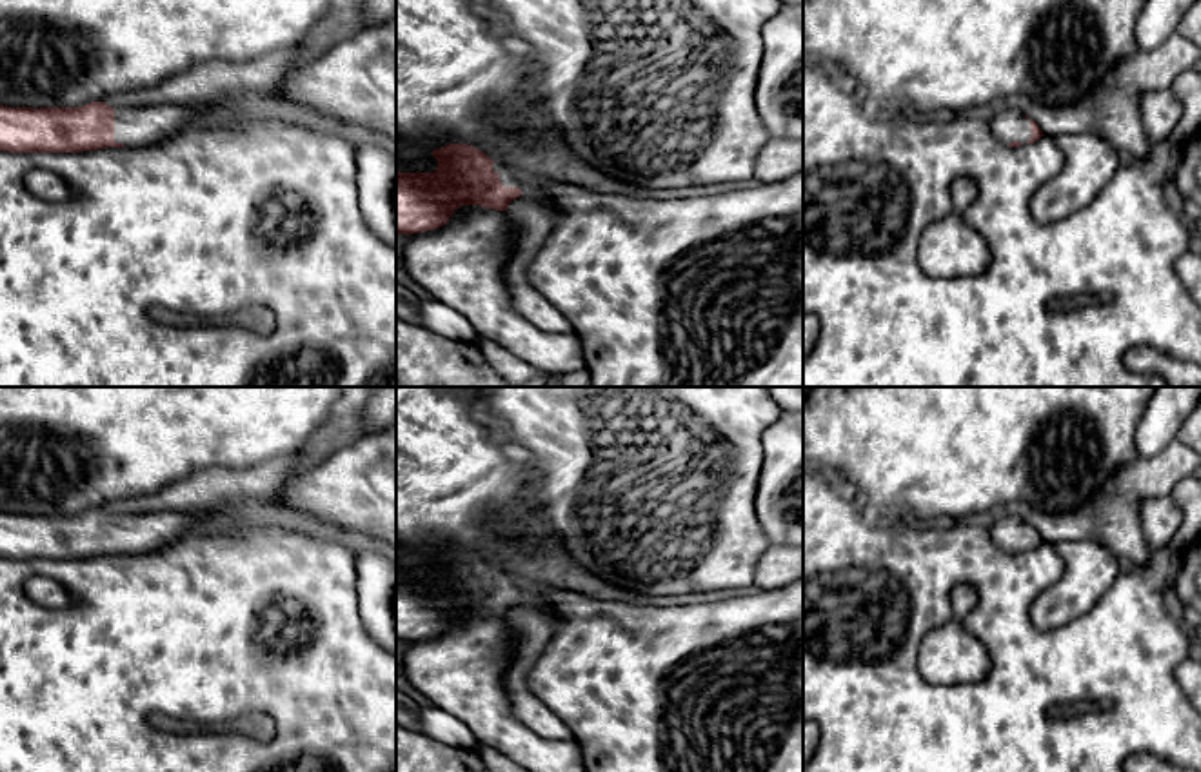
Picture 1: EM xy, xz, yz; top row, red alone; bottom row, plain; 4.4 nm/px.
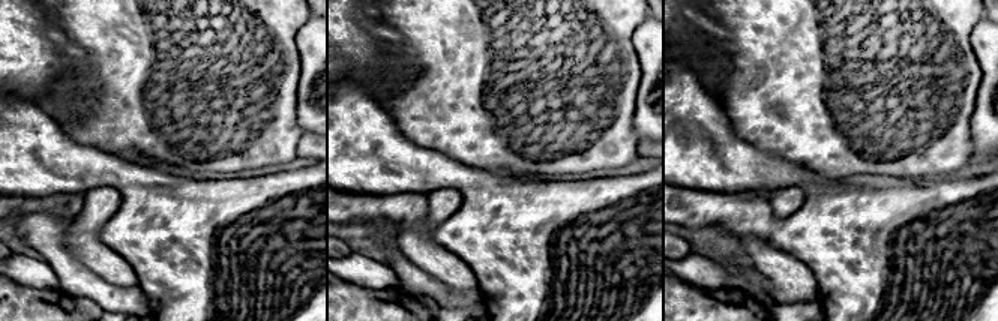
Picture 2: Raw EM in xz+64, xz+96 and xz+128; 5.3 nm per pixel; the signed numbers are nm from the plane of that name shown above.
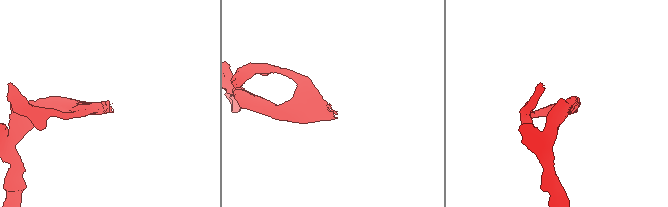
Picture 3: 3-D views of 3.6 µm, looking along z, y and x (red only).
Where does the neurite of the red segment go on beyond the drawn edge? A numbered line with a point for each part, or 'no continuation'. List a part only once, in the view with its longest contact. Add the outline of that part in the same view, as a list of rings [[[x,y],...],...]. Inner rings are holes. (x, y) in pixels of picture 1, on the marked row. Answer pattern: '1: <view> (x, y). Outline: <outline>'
1: xz (707, 291). Outline: [[[494,160],[492,171],[500,174],[505,187],[520,187],[523,196],[547,202],[558,211],[558,222],[543,249],[531,263],[531,283],[571,322],[572,331],[581,340],[585,354],[585,369],[591,372],[591,387],[803,387],[803,171],[774,183],[758,187],[734,189],[721,194],[705,194],[676,200],[634,200],[618,194],[603,194],[572,183],[552,182],[543,176],[518,173],[505,162]]]

